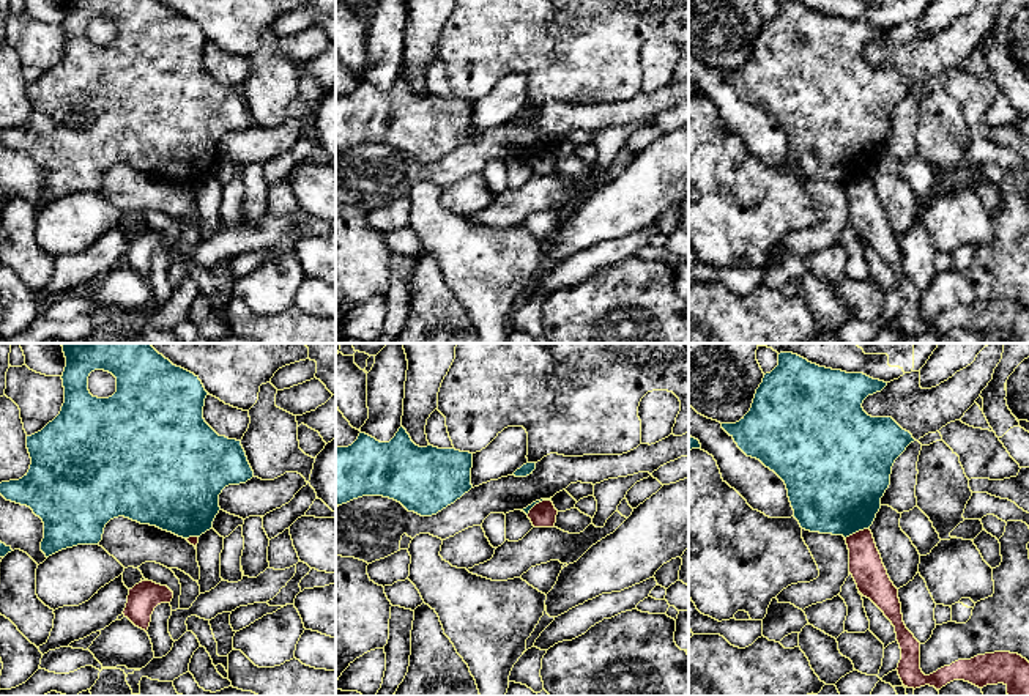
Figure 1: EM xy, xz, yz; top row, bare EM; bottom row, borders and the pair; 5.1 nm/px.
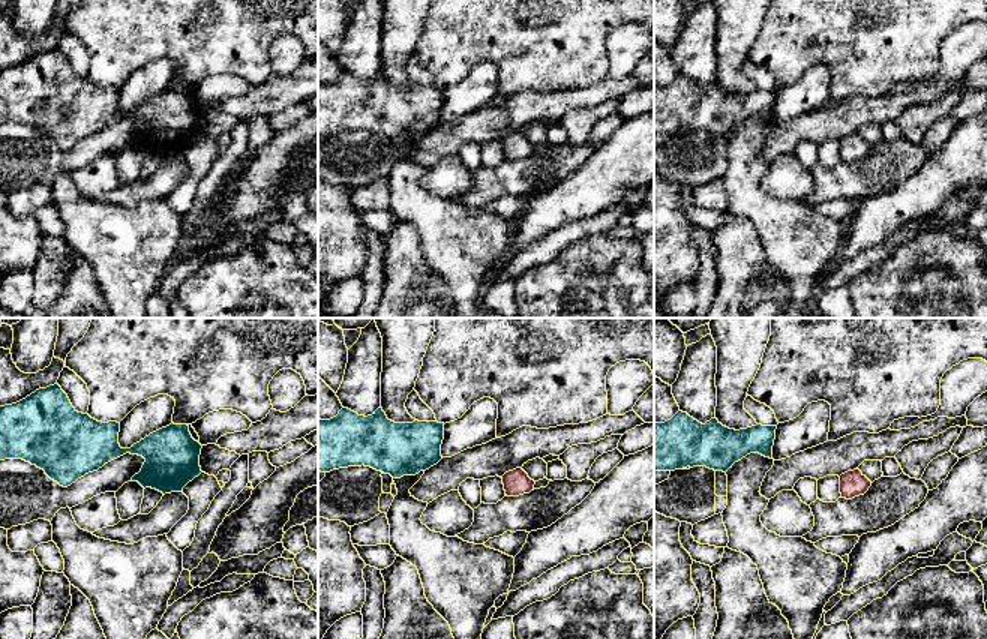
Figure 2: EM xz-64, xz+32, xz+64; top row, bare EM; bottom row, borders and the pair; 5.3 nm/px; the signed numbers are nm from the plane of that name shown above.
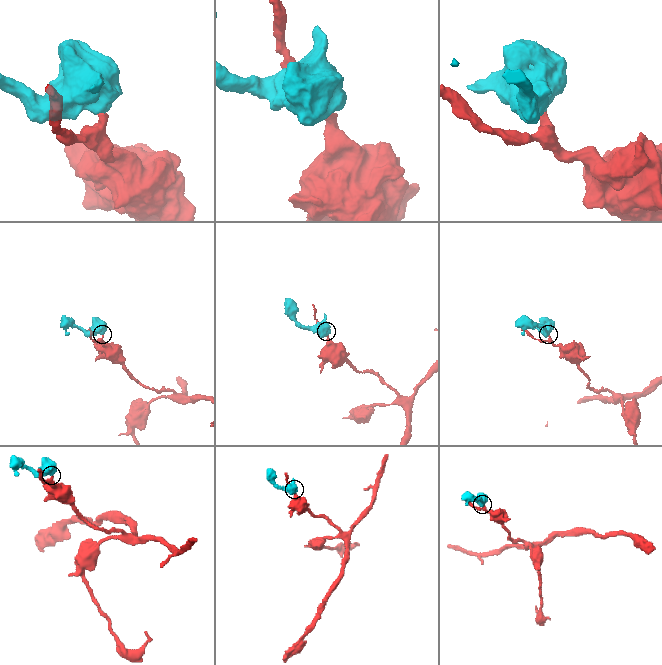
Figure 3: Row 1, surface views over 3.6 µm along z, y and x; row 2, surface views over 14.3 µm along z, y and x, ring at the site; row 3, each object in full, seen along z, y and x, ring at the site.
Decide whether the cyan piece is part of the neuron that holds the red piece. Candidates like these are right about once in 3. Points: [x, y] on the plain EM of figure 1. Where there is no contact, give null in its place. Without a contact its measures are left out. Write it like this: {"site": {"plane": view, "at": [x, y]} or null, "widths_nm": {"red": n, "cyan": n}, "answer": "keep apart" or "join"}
{"site": {"plane": "yz", "at": [856, 180]}, "widths_nm": {"red": 170, "cyan": 460}, "answer": "keep apart"}

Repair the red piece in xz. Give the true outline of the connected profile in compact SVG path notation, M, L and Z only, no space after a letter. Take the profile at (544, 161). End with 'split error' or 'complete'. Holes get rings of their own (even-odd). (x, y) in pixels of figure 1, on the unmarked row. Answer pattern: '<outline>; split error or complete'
M542 148L536 151L528 165L531 167L534 175L555 175L558 157L555 156L552 148Z; complete

